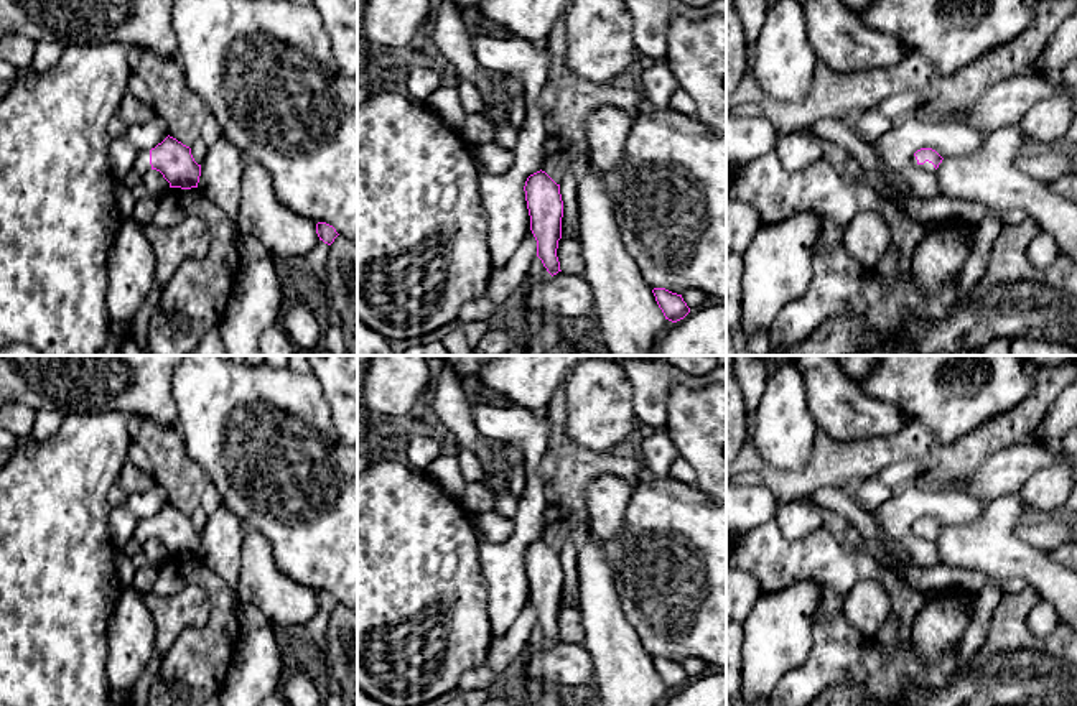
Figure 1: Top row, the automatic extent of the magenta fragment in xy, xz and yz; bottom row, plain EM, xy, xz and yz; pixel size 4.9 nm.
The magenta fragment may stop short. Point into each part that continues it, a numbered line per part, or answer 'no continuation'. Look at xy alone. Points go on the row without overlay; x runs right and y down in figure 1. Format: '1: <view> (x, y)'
1: xy (142, 530)

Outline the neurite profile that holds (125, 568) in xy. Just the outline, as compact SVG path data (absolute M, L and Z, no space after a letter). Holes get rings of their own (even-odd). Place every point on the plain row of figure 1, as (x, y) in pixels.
M117 548L115 553L115 564L122 589L133 588L135 566L132 563L132 558L128 558L120 548Z

